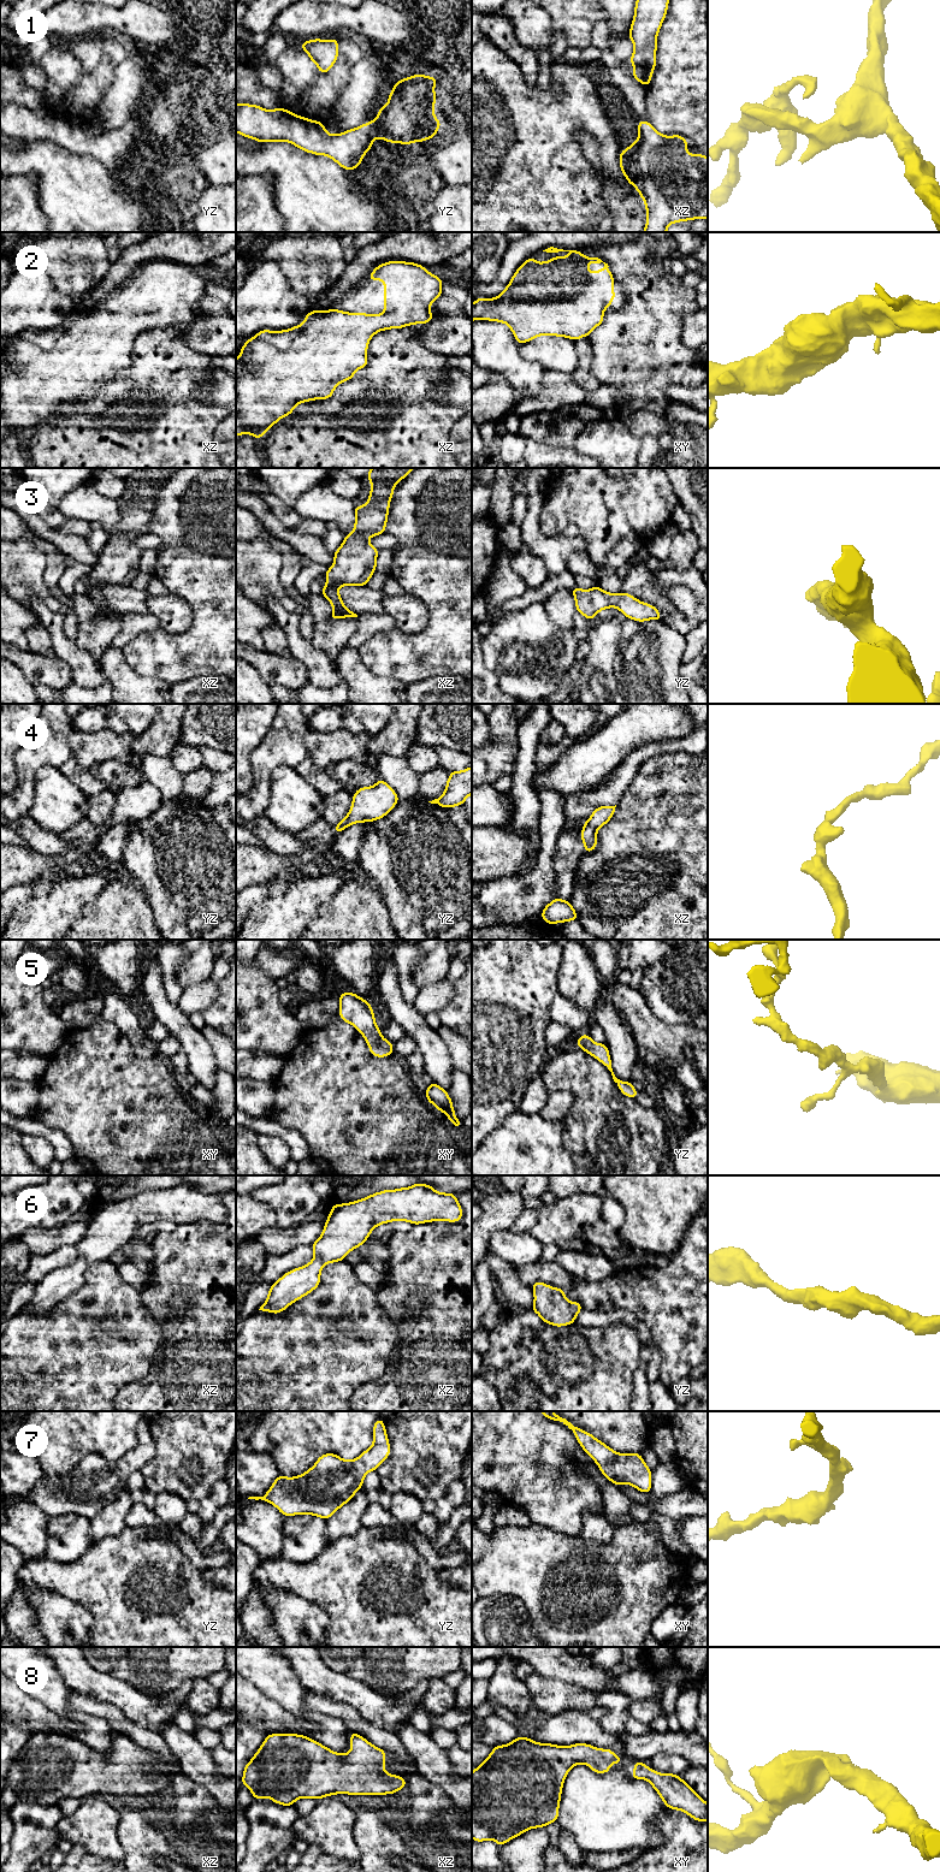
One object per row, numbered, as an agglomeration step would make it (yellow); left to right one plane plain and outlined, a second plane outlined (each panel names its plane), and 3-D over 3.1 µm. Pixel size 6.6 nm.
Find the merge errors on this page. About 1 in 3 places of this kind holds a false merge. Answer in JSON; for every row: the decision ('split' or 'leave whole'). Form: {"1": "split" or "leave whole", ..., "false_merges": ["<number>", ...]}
{"1": "leave whole", "2": "leave whole", "3": "leave whole", "4": "leave whole", "5": "leave whole", "6": "leave whole", "7": "leave whole", "8": "leave whole", "false_merges": []}

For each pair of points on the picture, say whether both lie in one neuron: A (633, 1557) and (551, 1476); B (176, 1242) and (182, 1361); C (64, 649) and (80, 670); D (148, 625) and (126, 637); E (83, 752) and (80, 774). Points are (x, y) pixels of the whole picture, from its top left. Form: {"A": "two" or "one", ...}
{"A": "two", "B": "one", "C": "one", "D": "one", "E": "two"}

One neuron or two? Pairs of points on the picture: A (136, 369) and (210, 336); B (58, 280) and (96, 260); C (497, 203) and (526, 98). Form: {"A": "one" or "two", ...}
{"A": "two", "B": "one", "C": "one"}

